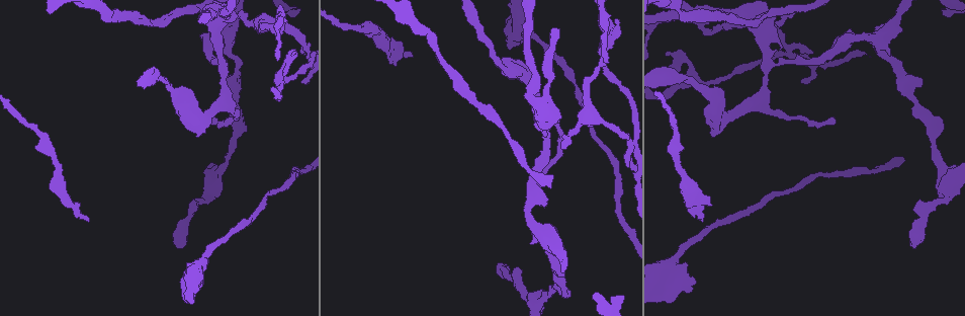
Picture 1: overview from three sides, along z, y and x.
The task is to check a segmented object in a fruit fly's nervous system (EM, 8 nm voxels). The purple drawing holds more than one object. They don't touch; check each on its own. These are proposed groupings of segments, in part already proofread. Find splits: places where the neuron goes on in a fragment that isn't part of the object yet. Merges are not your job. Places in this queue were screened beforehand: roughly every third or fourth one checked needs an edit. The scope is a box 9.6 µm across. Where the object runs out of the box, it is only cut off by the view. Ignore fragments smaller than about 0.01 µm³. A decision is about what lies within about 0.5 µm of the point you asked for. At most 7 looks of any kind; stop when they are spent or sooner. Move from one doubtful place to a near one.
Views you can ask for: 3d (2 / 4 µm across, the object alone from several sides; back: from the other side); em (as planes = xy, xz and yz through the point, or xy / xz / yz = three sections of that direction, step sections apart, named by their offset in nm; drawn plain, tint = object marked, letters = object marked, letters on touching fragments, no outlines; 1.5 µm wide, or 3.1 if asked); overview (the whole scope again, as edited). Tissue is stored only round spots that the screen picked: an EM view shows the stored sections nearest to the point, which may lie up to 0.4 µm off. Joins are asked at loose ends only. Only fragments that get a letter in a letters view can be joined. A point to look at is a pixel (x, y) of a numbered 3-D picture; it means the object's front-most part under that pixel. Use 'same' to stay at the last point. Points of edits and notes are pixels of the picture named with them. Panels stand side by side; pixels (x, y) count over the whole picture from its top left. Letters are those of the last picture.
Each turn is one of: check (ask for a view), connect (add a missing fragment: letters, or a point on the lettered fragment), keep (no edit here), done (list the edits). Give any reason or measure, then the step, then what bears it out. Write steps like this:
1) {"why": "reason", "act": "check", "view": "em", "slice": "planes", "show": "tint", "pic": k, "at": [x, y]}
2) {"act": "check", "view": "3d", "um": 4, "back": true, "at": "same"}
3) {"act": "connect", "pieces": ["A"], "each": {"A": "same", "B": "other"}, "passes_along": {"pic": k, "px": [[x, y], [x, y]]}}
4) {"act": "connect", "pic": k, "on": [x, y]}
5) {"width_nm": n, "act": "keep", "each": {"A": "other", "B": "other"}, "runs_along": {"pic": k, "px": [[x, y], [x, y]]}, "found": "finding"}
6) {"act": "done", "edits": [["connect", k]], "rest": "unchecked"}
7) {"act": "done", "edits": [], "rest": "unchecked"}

{"why": "free end", "act": "check", "view": "em", "slice": "xz", "step": 4, "show": "letters", "pic": 1, "at": [693, 285]}

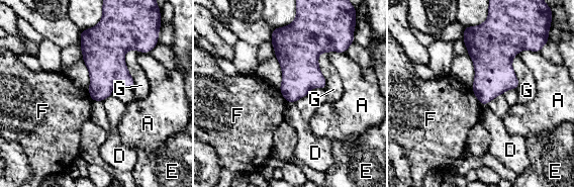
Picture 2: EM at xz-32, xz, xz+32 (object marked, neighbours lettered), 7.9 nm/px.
{"width_nm": 220, "longest_contact_nm": ["G", 320], "act": "keep", "each": {"A": "other", "D": "other", "E": "other", "F": "other", "G": "other"}, "found": "none of them fits"}

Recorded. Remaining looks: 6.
{"act": "check", "view": "em", "slice": "planes", "show": "plain", "pic": 1, "at": [713, 136]}

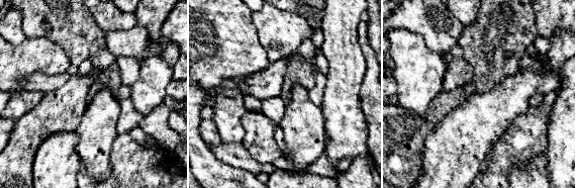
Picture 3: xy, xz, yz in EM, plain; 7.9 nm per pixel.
{"why": "see the neighbours", "act": "check", "view": "em", "slice": "planes", "show": "letters", "at": "same"}

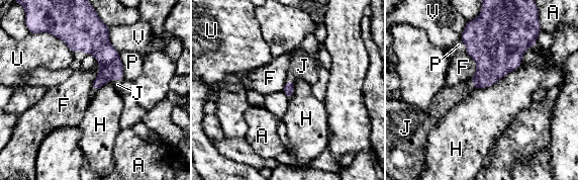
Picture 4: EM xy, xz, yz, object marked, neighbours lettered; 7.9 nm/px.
{"act": "connect", "pieces": ["J"], "each": {"A": "other", "F": "other", "H": "other", "J": "same", "P": "other", "U": "other", "V": "other"}, "passes_along": {"pic": 4, "px": [[111, 68], [115, 79], [117, 84]]}, "found": "the neuron continues"}

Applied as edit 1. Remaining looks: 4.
{"act": "check", "view": "em", "slice": "xz", "step": 8, "show": "tint", "pic": 1, "at": [616, 19]}

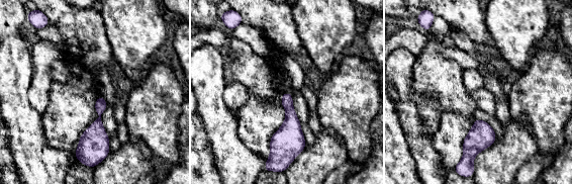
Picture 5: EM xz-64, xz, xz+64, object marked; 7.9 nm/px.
{"act": "check", "view": "em", "slice": "planes", "show": "tint", "at": "same"}

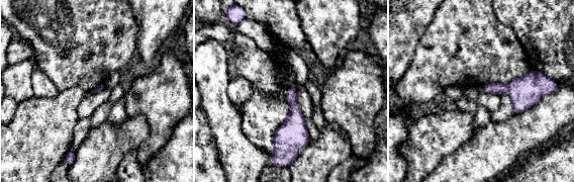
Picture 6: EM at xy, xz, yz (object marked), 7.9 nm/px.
{"act": "check", "view": "em", "slice": "planes", "show": "letters", "at": "same"}

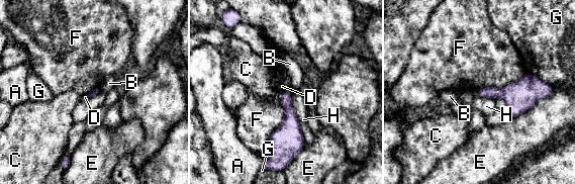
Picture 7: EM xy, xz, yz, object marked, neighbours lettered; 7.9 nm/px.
{"act": "keep", "each": {"A": "other", "B": "other", "C": "other", "D": "other", "E": "other", "F": "other", "G": "other", "H": "other"}, "border": {"pic": 7, "px": [[287, 90], [299, 122]]}, "found": "none of them fits"}

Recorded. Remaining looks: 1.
{"act": "done", "edits": [["connect", 4]], "rest": "unchecked"}

